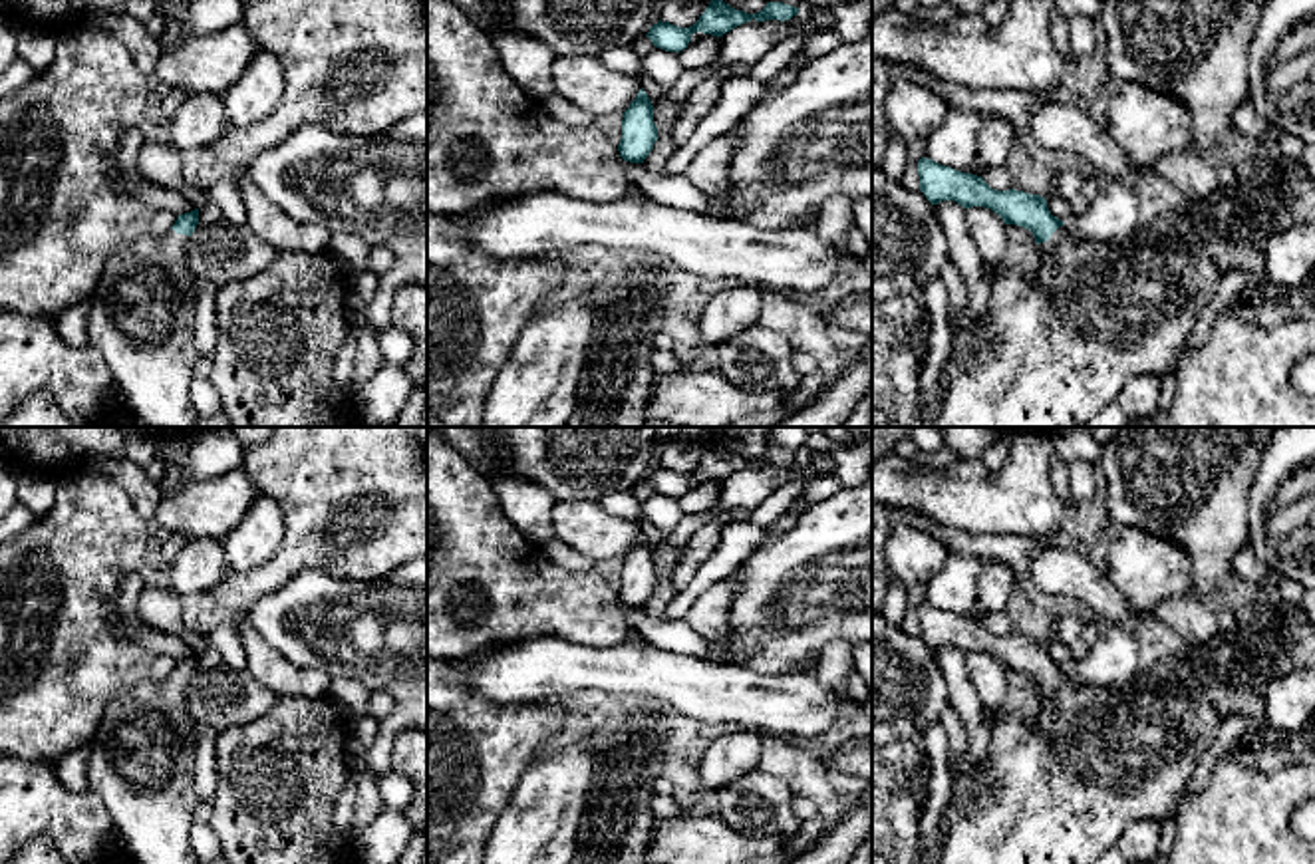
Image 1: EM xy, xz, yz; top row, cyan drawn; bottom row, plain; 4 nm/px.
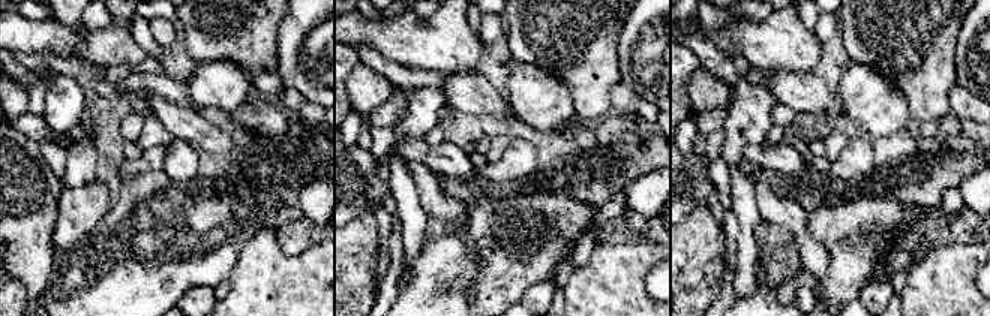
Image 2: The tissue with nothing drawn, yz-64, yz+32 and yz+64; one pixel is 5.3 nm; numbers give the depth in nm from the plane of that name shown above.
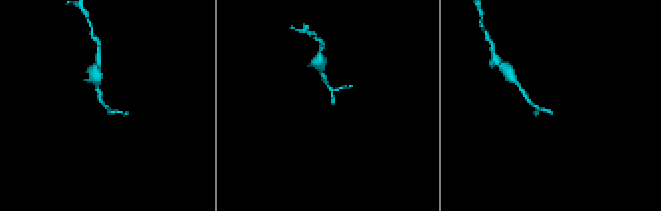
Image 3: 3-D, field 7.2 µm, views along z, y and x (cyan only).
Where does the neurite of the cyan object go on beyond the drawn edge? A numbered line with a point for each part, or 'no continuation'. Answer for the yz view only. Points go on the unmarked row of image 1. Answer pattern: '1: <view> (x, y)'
1: yz (1097, 759)

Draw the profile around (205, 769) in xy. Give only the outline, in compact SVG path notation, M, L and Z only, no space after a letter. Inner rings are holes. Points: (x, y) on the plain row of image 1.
M197 725L197 759L195 759L195 777L193 787L203 806L203 812L209 808L217 792L217 763L215 763L215 741L217 731L207 725Z

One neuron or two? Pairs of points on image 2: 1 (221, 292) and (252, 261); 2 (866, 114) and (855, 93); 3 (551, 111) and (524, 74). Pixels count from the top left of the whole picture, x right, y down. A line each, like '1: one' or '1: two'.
1: two
2: one
3: one

